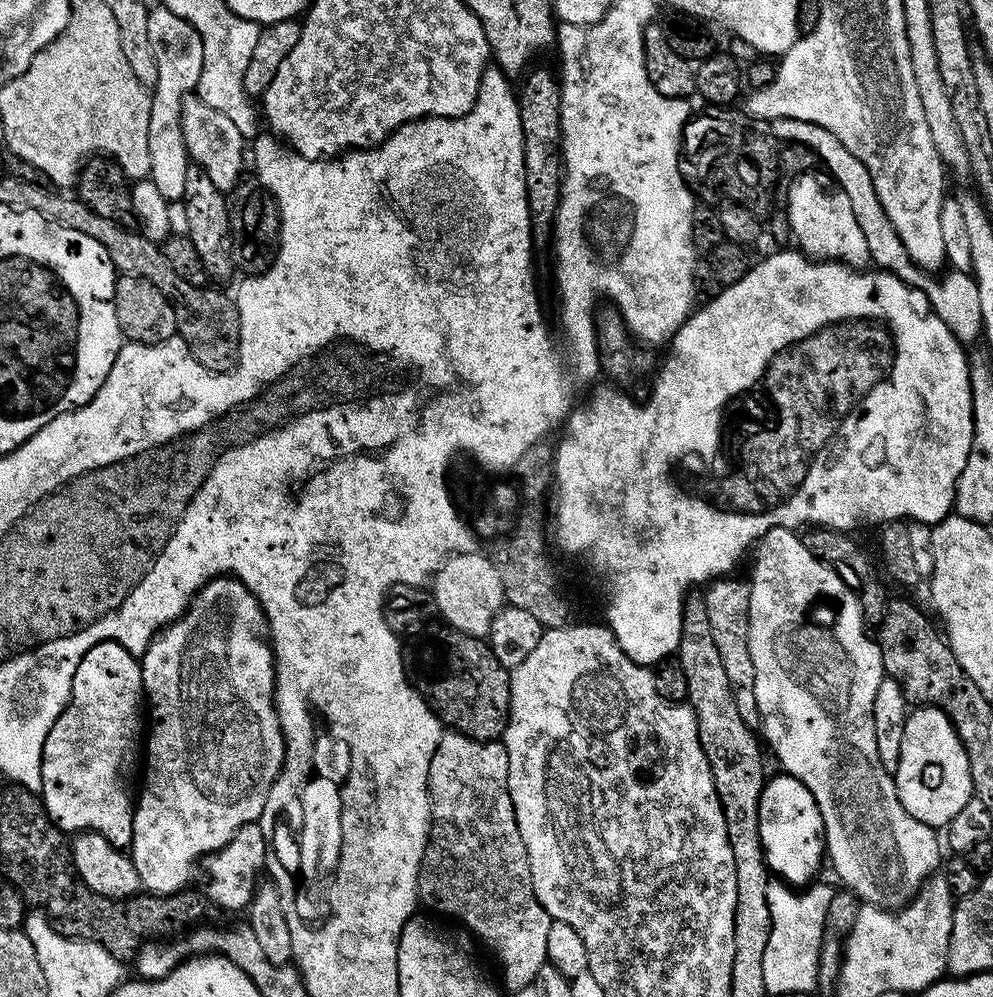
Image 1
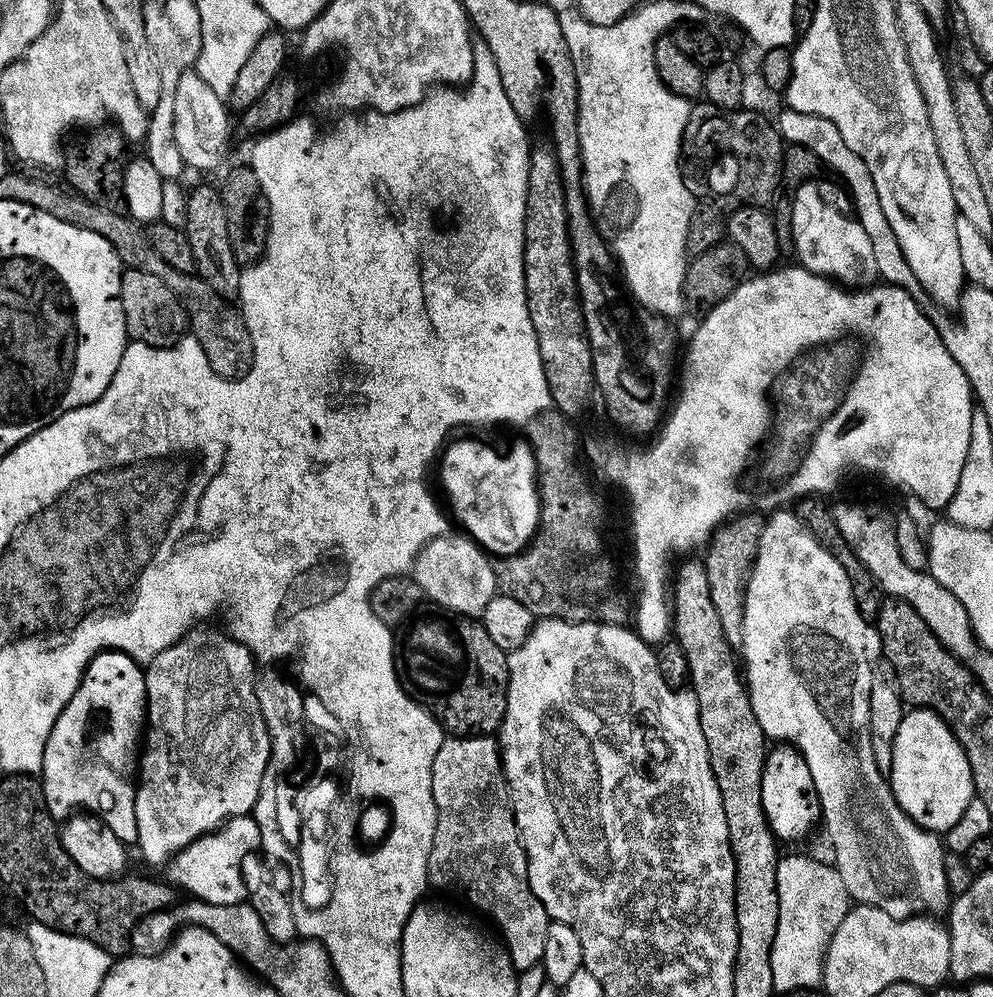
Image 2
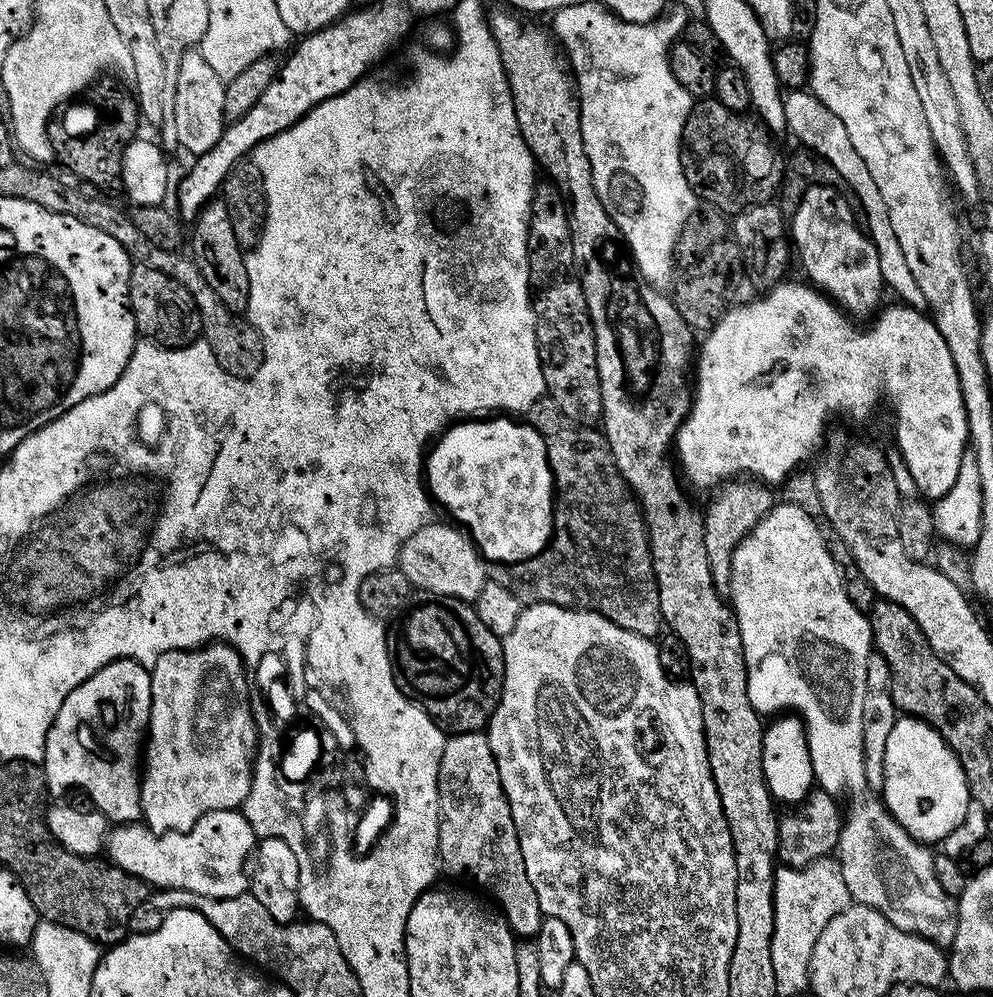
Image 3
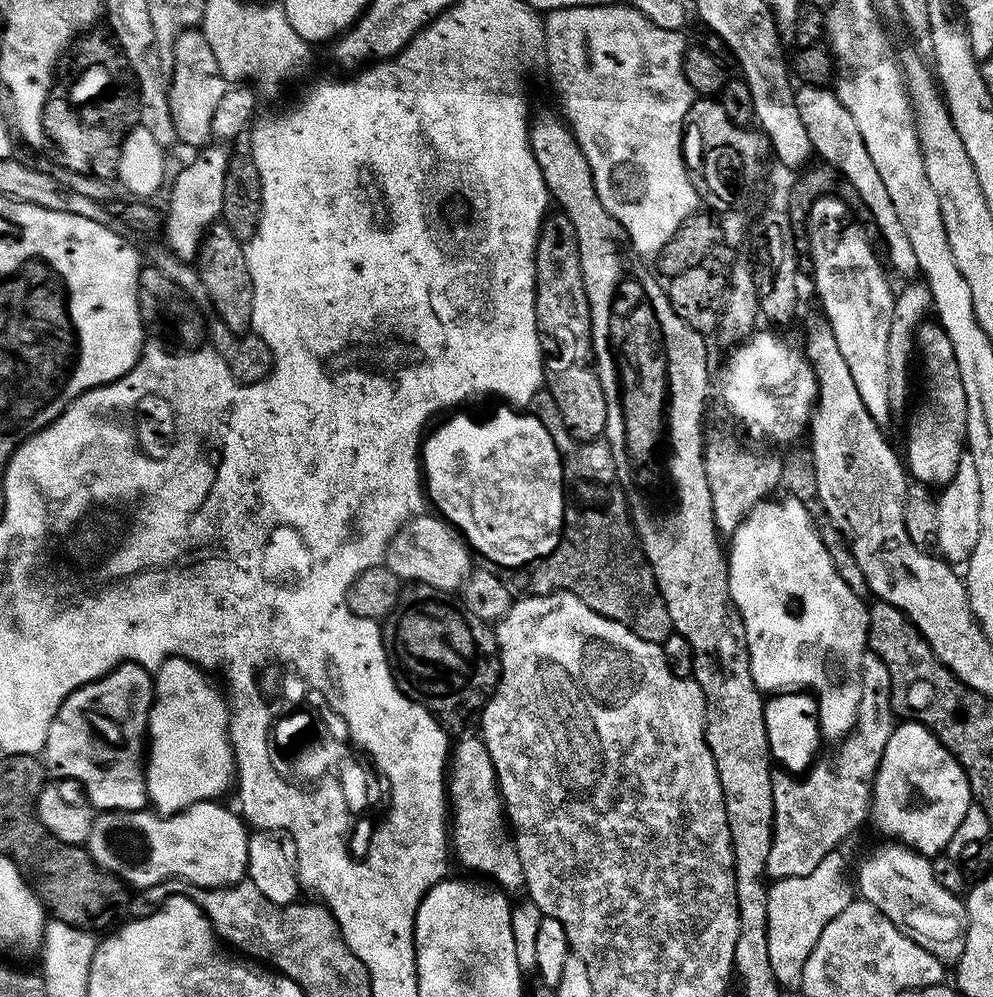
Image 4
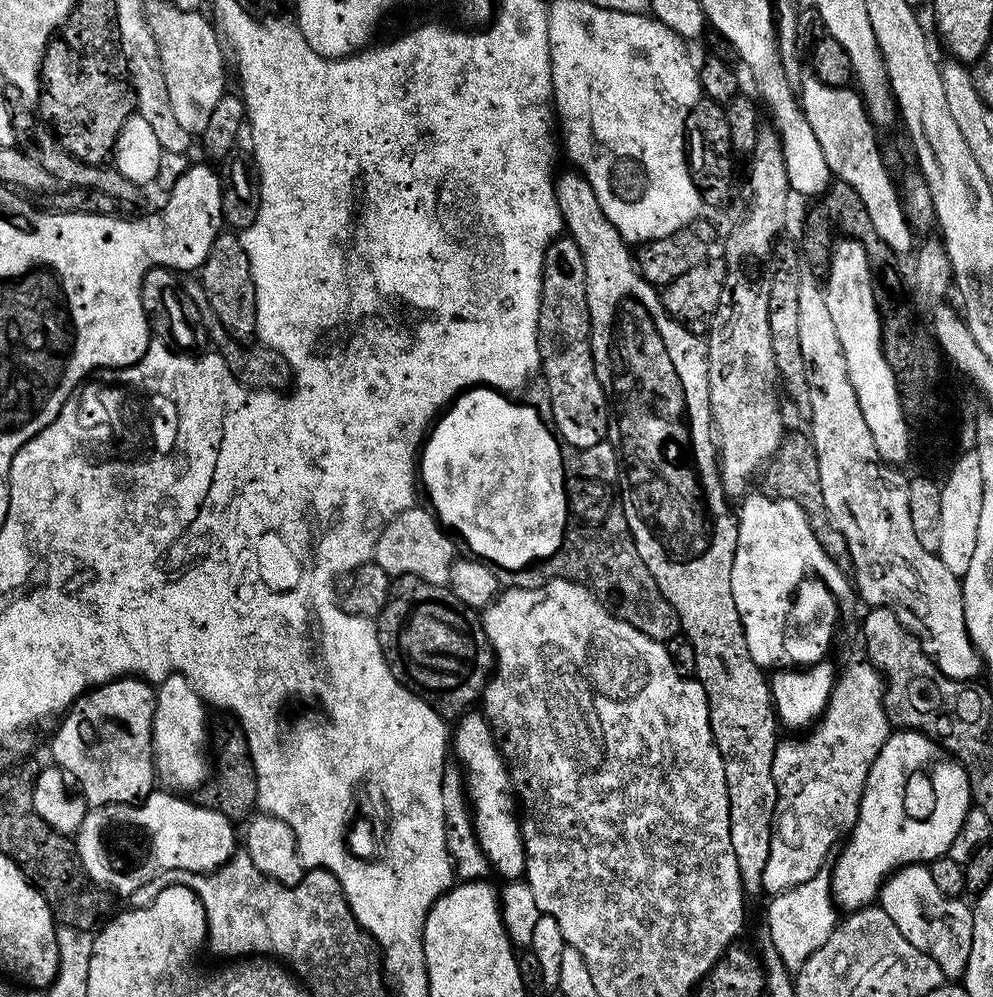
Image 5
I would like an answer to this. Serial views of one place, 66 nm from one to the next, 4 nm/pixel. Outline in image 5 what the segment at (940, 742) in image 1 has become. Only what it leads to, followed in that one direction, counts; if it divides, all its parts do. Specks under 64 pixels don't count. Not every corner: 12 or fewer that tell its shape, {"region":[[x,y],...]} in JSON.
{"region":[[893,731],[830,868],[850,913],[897,868],[948,855],[968,775]]}

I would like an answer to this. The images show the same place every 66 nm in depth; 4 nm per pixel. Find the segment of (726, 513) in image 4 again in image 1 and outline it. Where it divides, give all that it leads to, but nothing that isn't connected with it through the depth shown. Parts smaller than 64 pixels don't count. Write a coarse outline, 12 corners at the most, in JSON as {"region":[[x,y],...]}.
{"region":[[729,574],[703,589],[730,690],[761,727],[750,658],[750,590]]}

